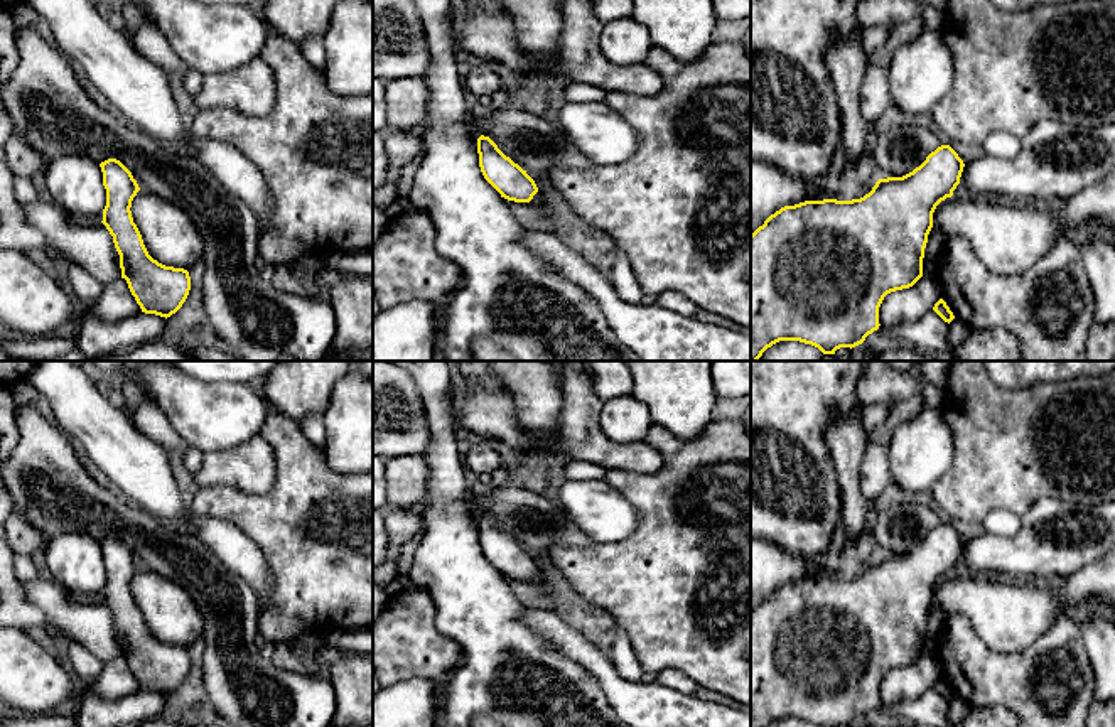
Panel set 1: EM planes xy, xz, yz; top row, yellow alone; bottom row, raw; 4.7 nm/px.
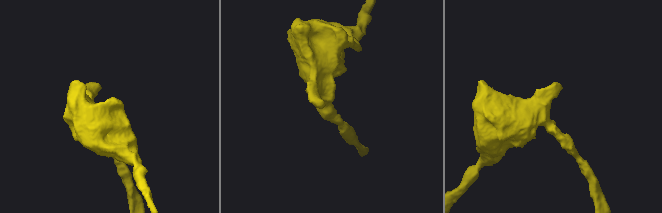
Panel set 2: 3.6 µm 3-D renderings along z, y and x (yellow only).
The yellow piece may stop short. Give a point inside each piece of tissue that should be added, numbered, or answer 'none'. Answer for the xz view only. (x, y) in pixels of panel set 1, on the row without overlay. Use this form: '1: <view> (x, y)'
1: xz (565, 601)

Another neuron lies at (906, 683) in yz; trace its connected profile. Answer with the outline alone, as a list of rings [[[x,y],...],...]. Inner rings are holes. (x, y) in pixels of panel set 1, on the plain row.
[[[935,653],[921,654],[913,665],[891,670],[879,685],[879,702],[886,707],[913,702],[933,688],[941,676]]]

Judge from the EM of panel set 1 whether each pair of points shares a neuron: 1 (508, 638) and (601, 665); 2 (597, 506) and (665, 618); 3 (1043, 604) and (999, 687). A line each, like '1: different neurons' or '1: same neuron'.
1: different neurons
2: different neurons
3: different neurons

